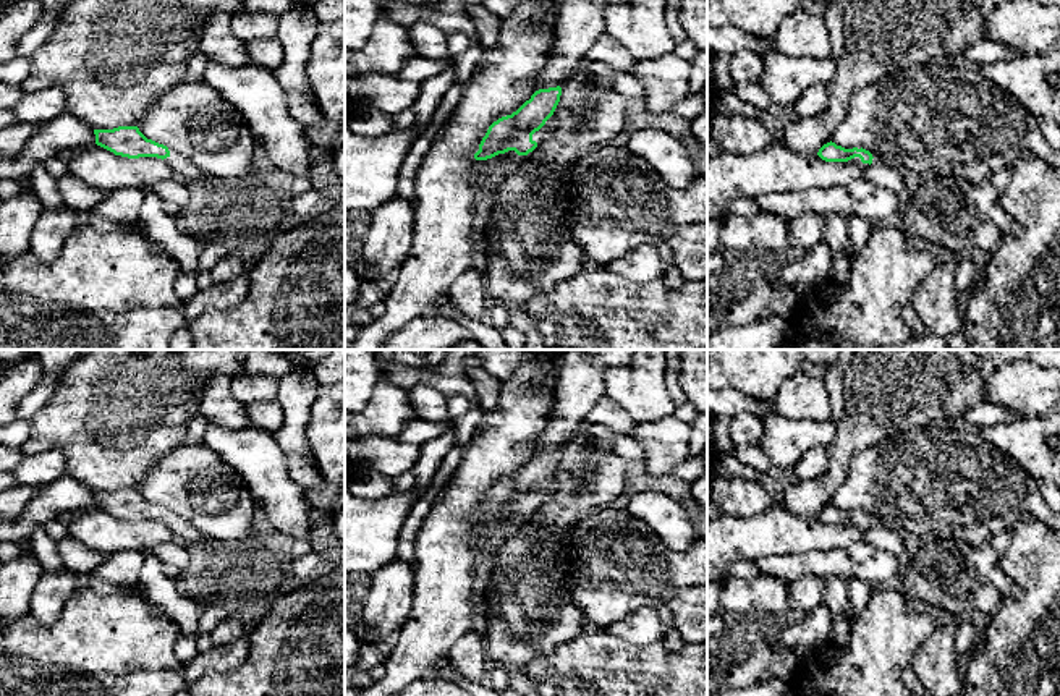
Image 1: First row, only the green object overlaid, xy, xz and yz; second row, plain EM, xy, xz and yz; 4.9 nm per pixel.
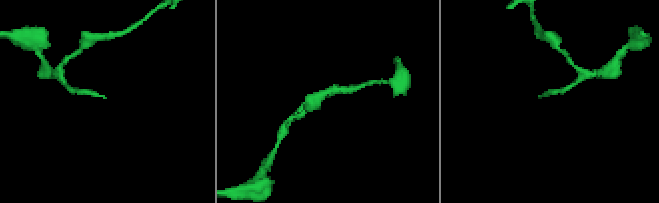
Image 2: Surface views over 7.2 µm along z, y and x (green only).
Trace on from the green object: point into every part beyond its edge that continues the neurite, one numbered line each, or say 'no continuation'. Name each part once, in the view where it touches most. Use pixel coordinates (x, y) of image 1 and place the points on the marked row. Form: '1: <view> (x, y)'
1: xz (546, 130)

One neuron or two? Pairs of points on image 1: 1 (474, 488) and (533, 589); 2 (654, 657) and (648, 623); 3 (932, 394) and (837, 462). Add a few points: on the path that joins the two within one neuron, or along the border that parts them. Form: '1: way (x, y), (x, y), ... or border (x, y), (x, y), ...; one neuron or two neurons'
1: border (520, 518), (508, 523), (491, 541), (486, 568); two neurons
2: border (614, 635), (635, 645), (661, 641); two neurons
3: way (908, 394), (900, 394), (856, 437); one neuron

